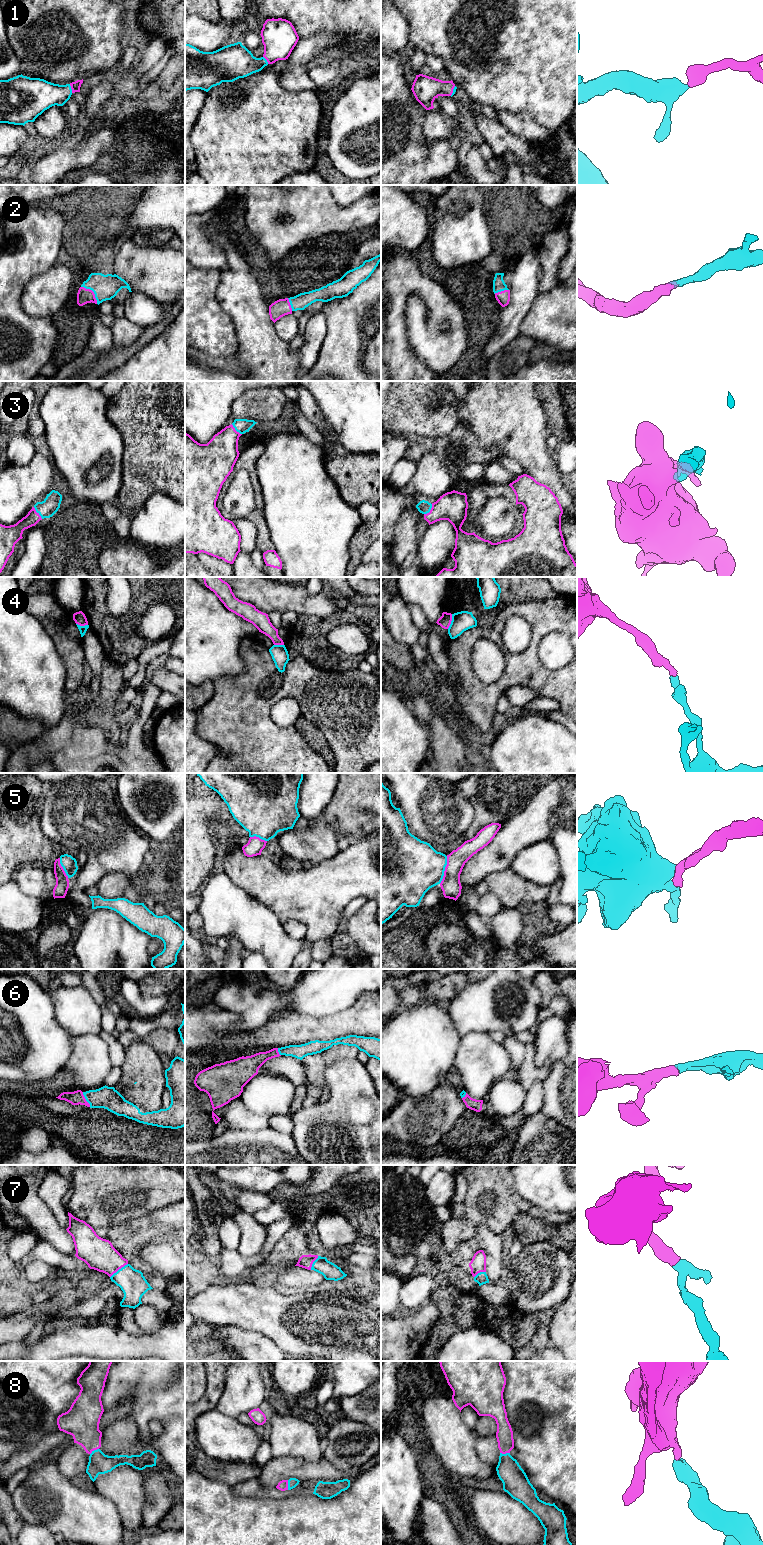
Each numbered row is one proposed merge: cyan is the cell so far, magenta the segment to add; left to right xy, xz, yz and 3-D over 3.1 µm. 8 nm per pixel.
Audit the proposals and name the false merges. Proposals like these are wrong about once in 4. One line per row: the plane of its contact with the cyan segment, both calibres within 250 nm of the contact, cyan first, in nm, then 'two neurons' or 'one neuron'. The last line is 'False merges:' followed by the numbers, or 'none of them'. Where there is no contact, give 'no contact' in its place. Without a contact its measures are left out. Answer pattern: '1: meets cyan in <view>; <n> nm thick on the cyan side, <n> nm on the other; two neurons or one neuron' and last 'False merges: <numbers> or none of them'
1: meets cyan in xy; 240 nm thick on the cyan side, 80 nm on the other; one neuron
2: meets cyan in xy; 200 nm thick on the cyan side, 120 nm on the other; one neuron
3: meets cyan in yz; 110 nm thick on the cyan side, 240 nm on the other; one neuron
4: meets cyan in yz; 160 nm thick on the cyan side, 100 nm on the other; two neurons
5: meets cyan in yz; 440 nm thick on the cyan side, 160 nm on the other; one neuron
6: meets cyan in xy; 180 nm thick on the cyan side, 110 nm on the other; one neuron
7: meets cyan in xy; 200 nm thick on the cyan side, 260 nm on the other; one neuron
8: meets cyan in xy; 170 nm thick on the cyan side, 280 nm on the other; one neuron
False merges: 4

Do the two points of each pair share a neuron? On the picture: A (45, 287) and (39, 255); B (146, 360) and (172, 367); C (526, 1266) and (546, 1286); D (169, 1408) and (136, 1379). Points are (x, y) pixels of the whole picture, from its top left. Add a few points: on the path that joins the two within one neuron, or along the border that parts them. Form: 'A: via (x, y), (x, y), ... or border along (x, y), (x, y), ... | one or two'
A: border along (59, 260), (49, 269), (36, 274), (24, 288) | two
B: via (152, 366), (166, 367) | one
C: via (531, 1271), (541, 1281) | one
D: via (161, 1400), (144, 1383) | one

